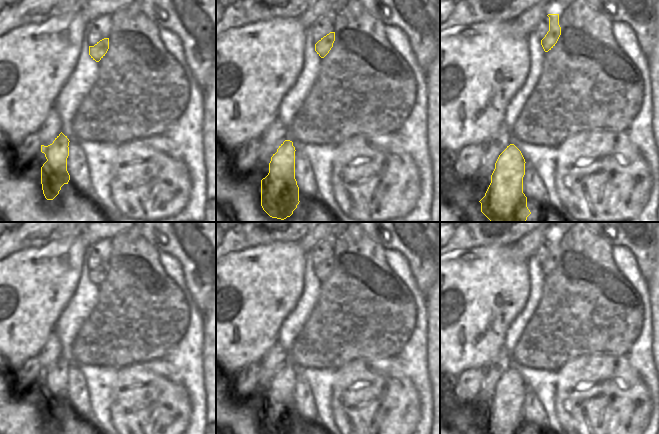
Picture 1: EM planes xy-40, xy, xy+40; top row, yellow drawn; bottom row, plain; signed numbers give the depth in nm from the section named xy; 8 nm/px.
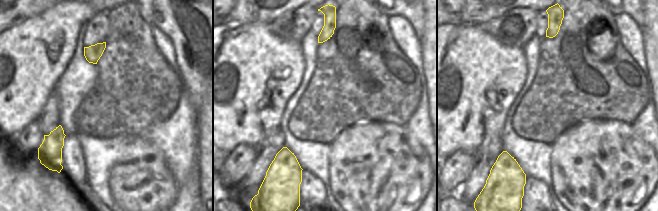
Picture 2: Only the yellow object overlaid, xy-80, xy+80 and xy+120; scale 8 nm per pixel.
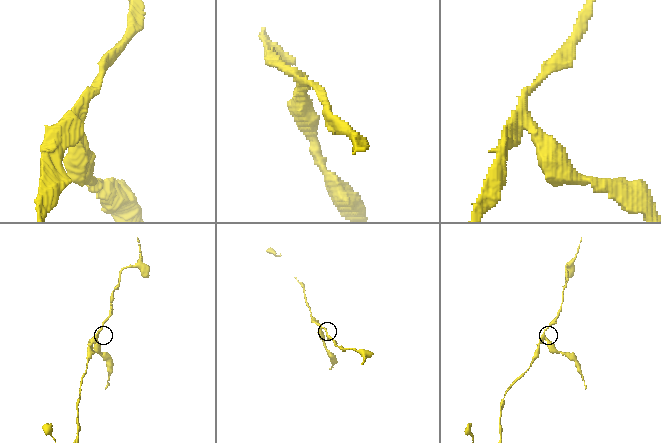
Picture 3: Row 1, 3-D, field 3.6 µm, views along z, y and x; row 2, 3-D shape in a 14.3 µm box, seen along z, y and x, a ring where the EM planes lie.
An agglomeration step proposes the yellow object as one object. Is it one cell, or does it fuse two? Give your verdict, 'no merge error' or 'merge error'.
merge error

